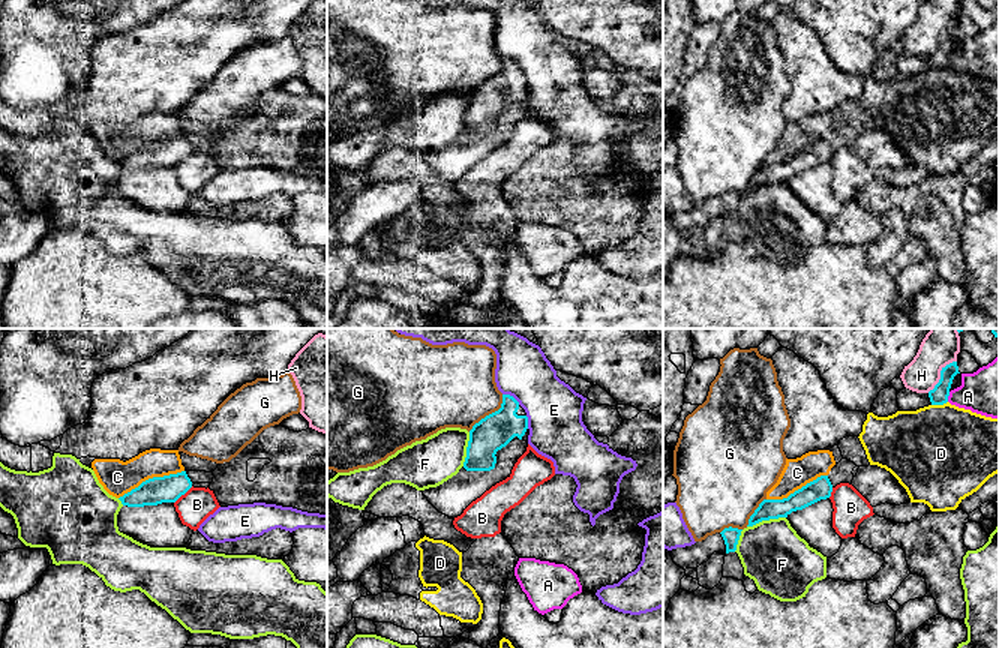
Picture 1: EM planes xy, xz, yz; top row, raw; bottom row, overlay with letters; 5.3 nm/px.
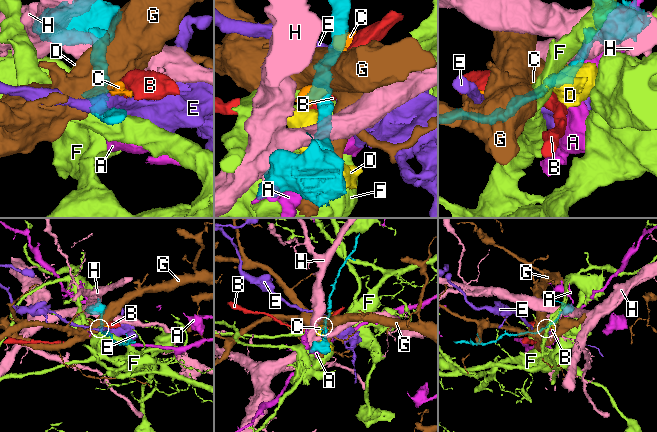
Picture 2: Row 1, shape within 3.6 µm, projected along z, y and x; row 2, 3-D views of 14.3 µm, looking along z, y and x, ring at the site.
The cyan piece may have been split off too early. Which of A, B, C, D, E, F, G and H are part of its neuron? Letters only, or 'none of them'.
none of them

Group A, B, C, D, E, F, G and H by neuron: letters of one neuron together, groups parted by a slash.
A / B / C D / E / F / G / H

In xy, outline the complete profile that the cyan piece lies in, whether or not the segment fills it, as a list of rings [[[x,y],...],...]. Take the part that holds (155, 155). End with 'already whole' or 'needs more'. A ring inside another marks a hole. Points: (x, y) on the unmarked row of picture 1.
[[[182,135],[177,138],[148,142],[118,164],[128,171],[158,170],[162,166],[176,166],[190,152],[190,142],[186,135]]] | already whole

